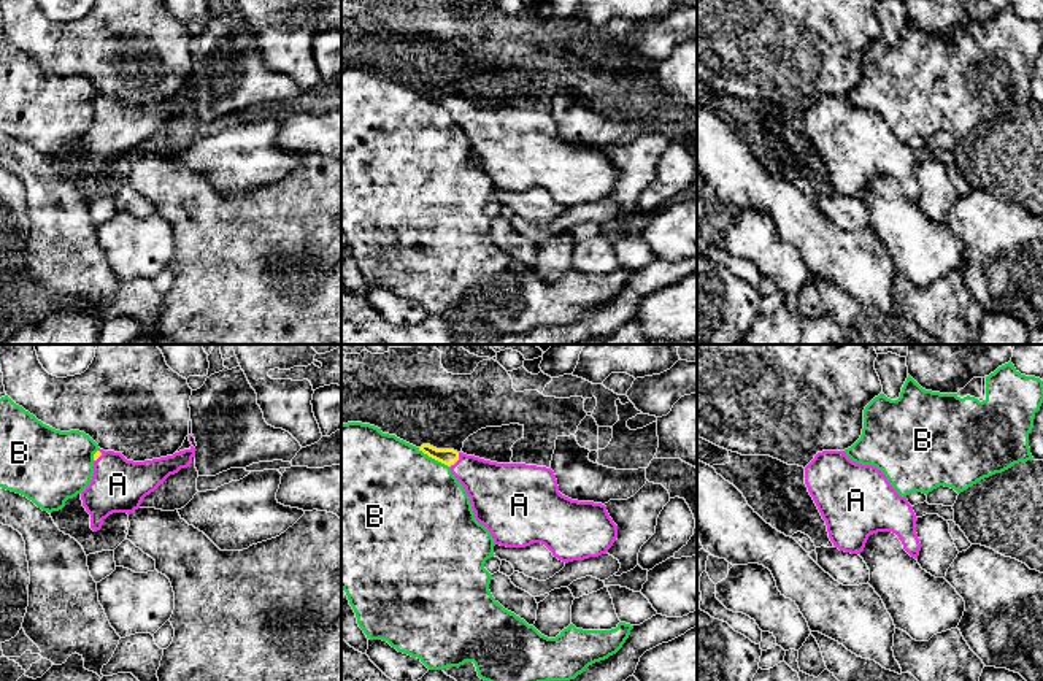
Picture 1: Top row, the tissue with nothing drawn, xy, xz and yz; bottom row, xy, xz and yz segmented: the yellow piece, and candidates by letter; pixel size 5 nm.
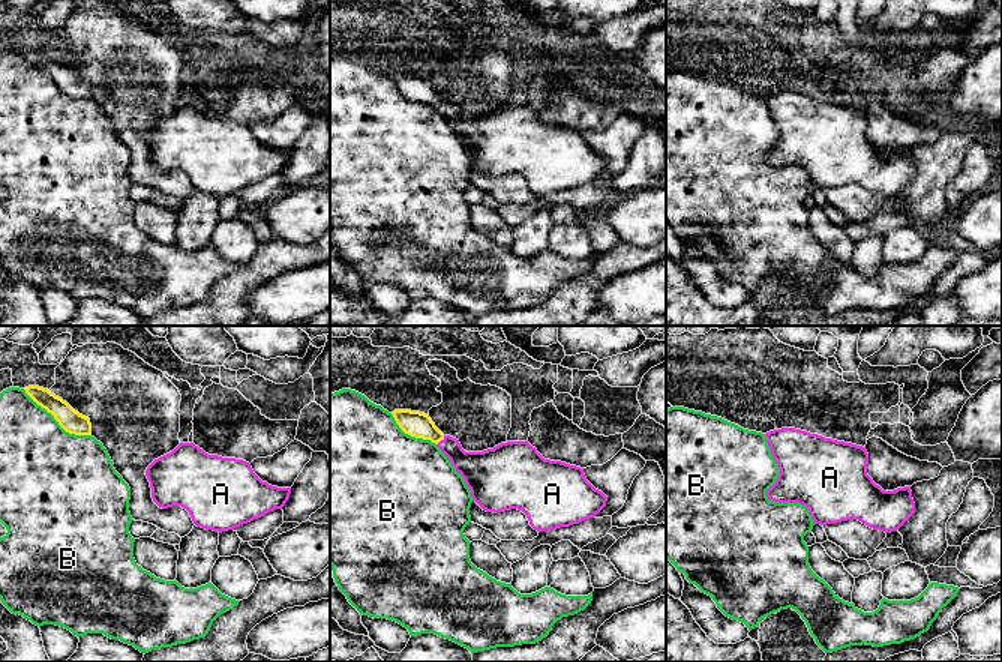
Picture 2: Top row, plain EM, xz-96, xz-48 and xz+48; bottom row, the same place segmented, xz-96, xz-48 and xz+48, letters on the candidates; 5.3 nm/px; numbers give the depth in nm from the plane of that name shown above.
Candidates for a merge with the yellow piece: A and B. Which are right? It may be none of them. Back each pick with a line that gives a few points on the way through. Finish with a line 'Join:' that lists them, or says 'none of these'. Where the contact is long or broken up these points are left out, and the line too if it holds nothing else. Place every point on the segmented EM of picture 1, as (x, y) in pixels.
A: across xz (445, 456), (456, 461), (496, 489)
Join: A

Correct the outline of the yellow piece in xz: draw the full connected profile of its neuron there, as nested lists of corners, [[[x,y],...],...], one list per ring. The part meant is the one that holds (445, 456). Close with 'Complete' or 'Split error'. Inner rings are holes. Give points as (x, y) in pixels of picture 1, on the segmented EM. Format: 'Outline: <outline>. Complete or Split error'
Outline: [[[422,444],[419,451],[451,468],[470,497],[475,519],[491,532],[495,544],[525,548],[541,543],[554,557],[568,564],[606,554],[618,538],[618,525],[610,517],[606,506],[562,495],[551,468],[497,464],[430,444]]]. Split error

